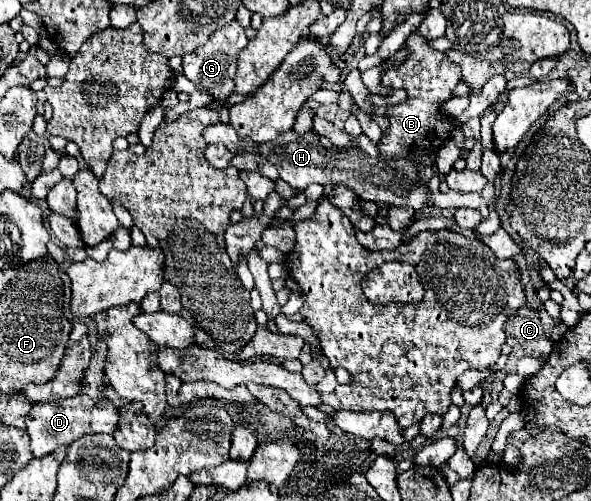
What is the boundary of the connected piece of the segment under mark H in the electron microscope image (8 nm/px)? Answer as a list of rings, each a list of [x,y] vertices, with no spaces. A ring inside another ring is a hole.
[[[507,92],[501,94],[499,98],[499,104],[495,106],[495,110],[491,114],[485,114],[481,116],[481,144],[483,144],[483,164],[481,164],[481,174],[487,178],[487,184],[485,189],[479,193],[460,193],[449,190],[447,194],[433,194],[423,182],[419,182],[419,178],[415,176],[413,172],[413,166],[409,162],[403,162],[403,160],[397,160],[397,162],[391,162],[391,160],[385,160],[385,158],[371,158],[367,156],[363,150],[359,148],[325,148],[313,132],[307,132],[307,134],[295,134],[293,130],[285,132],[281,136],[281,140],[275,140],[275,142],[269,142],[269,144],[261,144],[261,146],[253,146],[253,142],[249,140],[239,140],[233,126],[229,124],[213,124],[213,126],[207,126],[203,130],[203,138],[207,144],[223,144],[227,146],[227,150],[231,152],[237,152],[237,150],[257,150],[259,154],[265,154],[267,158],[275,160],[277,164],[277,170],[279,170],[279,176],[283,180],[287,180],[293,188],[297,190],[305,190],[311,182],[317,182],[321,186],[327,186],[327,184],[345,184],[349,186],[351,190],[355,190],[363,200],[371,200],[371,202],[377,202],[377,204],[387,204],[387,206],[411,206],[413,210],[421,212],[425,208],[471,208],[478,209],[481,205],[490,205],[494,199],[494,182],[495,178],[501,170],[501,162],[497,158],[497,154],[493,154],[493,150],[489,150],[489,130],[491,130],[491,124],[493,124],[493,118],[497,116],[497,112],[501,110],[501,106],[505,104],[505,98],[507,98]]]

